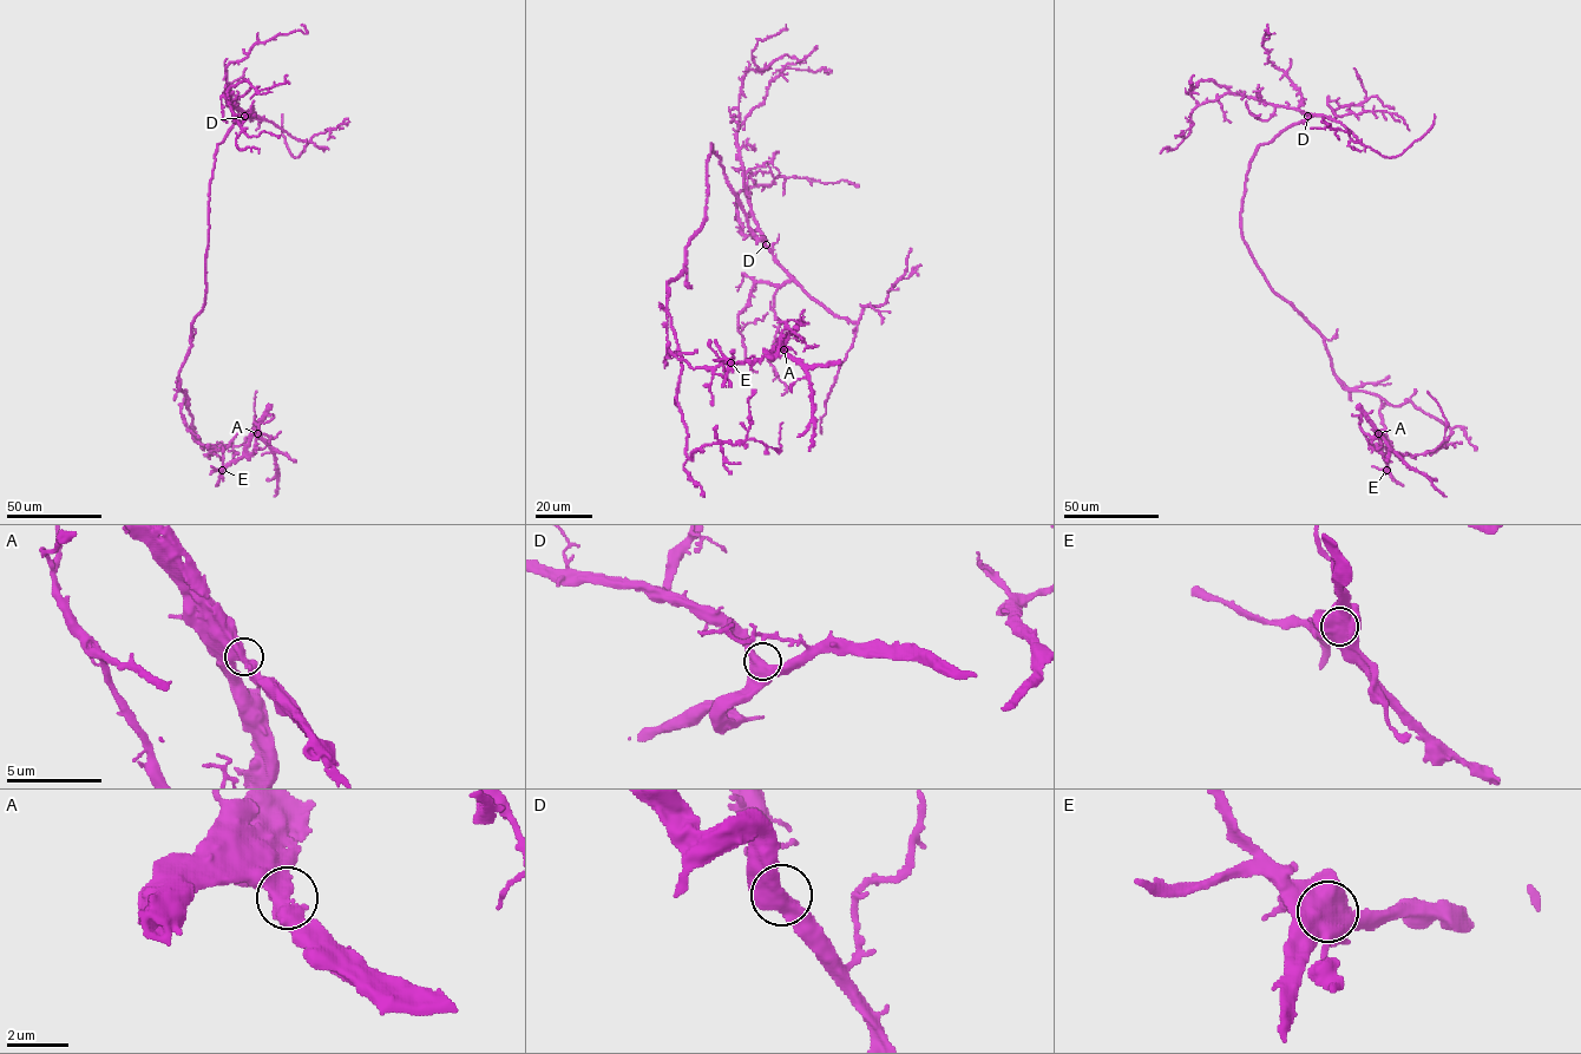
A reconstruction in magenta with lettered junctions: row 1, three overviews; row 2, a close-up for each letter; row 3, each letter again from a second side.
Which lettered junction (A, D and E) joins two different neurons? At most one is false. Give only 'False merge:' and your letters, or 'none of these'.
False merge: E

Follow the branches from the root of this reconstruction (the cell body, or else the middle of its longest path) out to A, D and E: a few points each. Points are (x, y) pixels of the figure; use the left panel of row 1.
A: (205, 283), (178, 375), (183, 423), (195, 442), (222, 450), (223, 467), (257, 433)
D: (205, 283), (209, 190), (215, 155), (228, 131), (244, 116)
E: (205, 283), (178, 375), (181, 413), (195, 442), (222, 450), (222, 470)

